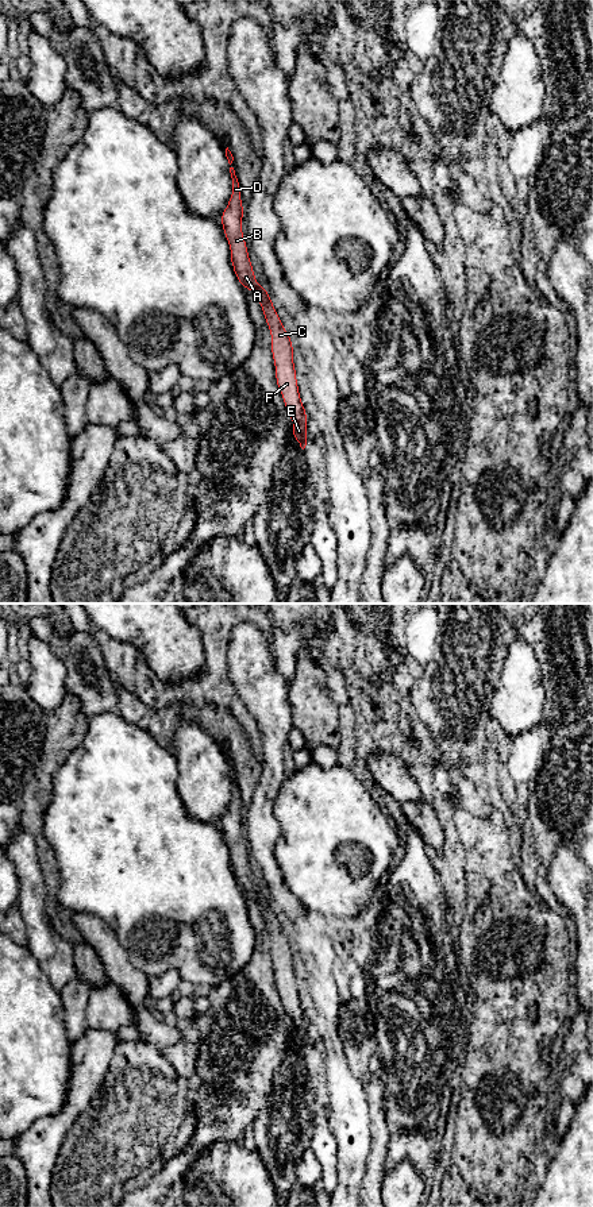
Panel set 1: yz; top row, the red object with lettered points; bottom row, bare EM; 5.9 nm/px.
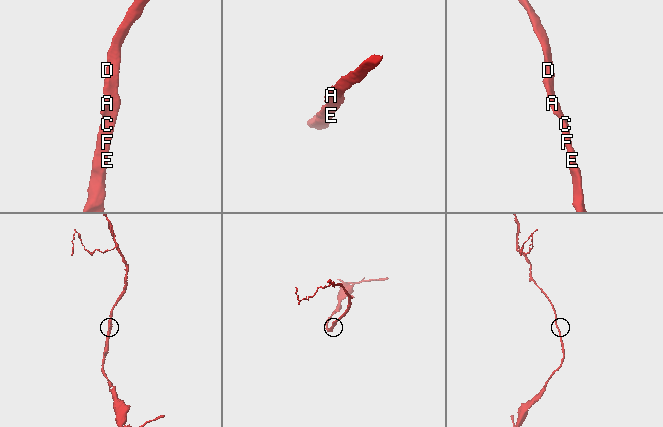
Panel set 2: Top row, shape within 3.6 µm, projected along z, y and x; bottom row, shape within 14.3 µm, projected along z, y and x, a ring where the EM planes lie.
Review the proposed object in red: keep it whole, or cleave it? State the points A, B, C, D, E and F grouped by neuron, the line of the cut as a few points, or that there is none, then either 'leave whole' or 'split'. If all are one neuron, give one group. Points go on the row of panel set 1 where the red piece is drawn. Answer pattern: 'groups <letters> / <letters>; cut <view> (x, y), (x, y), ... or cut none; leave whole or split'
groups A B C D E F; cut none; leave whole

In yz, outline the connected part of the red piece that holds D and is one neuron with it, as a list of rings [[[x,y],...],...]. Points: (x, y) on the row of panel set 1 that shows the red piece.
[[[230,167],[230,173],[232,178],[232,193],[220,221],[231,248],[231,263],[242,286],[250,289],[262,306],[262,312],[272,333],[272,354],[276,366],[277,385],[282,394],[289,417],[294,424],[292,435],[304,450],[309,441],[307,437],[308,421],[296,381],[292,340],[270,301],[266,288],[259,286],[255,281],[255,274],[247,254],[246,240],[242,234],[243,205],[240,200],[240,186],[234,167]]]

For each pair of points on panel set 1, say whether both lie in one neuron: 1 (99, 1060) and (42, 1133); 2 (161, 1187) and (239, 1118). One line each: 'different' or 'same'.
1: same
2: same

